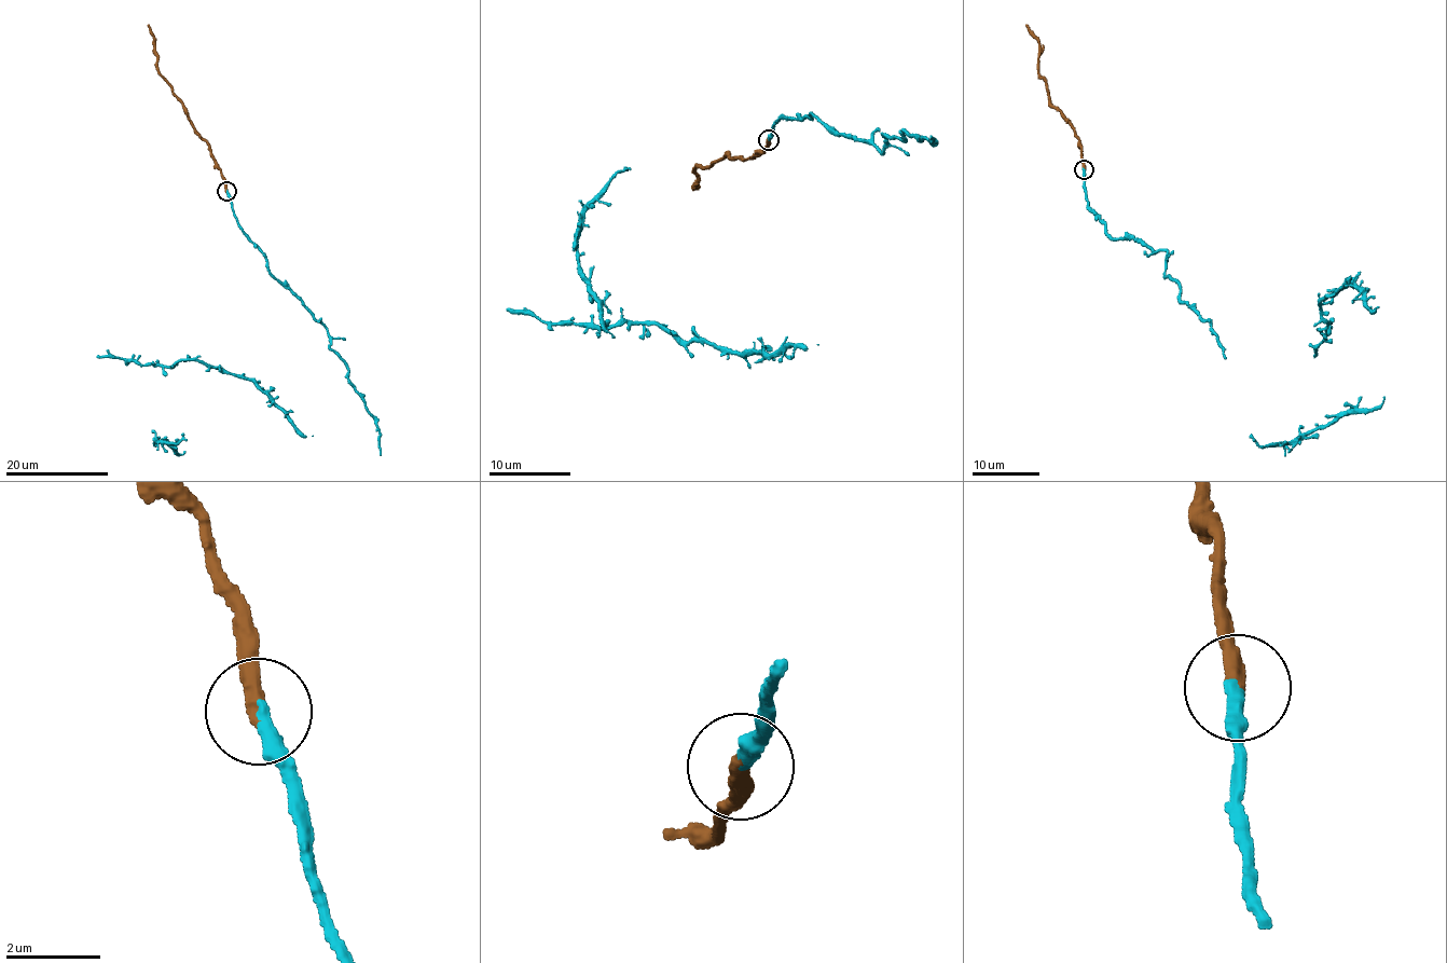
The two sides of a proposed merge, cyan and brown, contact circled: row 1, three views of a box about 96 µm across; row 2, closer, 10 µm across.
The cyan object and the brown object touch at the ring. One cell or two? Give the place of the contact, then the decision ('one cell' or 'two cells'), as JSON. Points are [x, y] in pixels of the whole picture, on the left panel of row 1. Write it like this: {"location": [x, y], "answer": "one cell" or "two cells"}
{"location": [226, 191], "answer": "one cell"}

